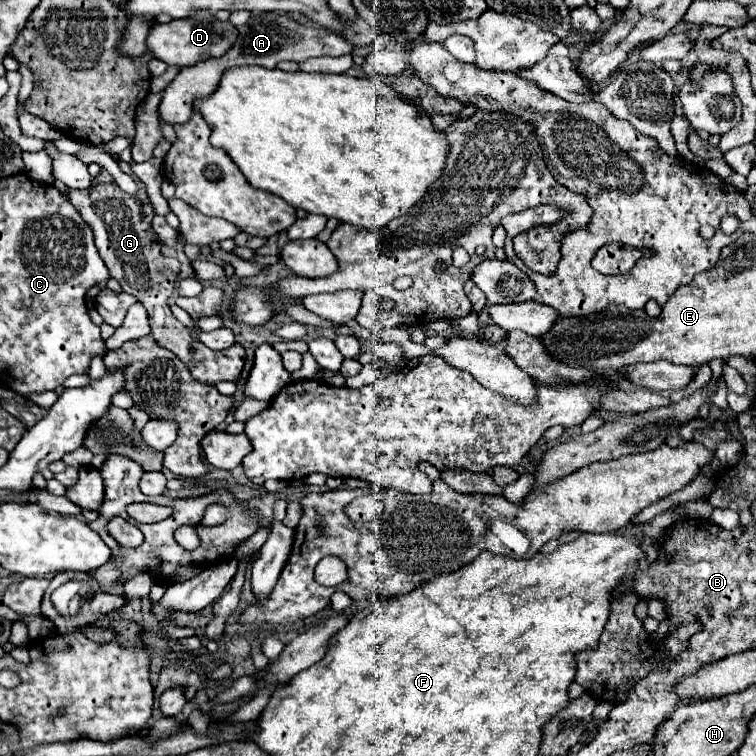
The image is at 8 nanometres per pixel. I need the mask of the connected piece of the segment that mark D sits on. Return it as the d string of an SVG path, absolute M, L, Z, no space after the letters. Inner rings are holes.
M199 12L187 18L171 20L167 24L153 24L147 36L147 48L157 60L165 62L167 66L185 68L195 66L197 62L209 58L219 58L233 46L235 40L237 40L237 28L231 22L219 22L207 12Z

